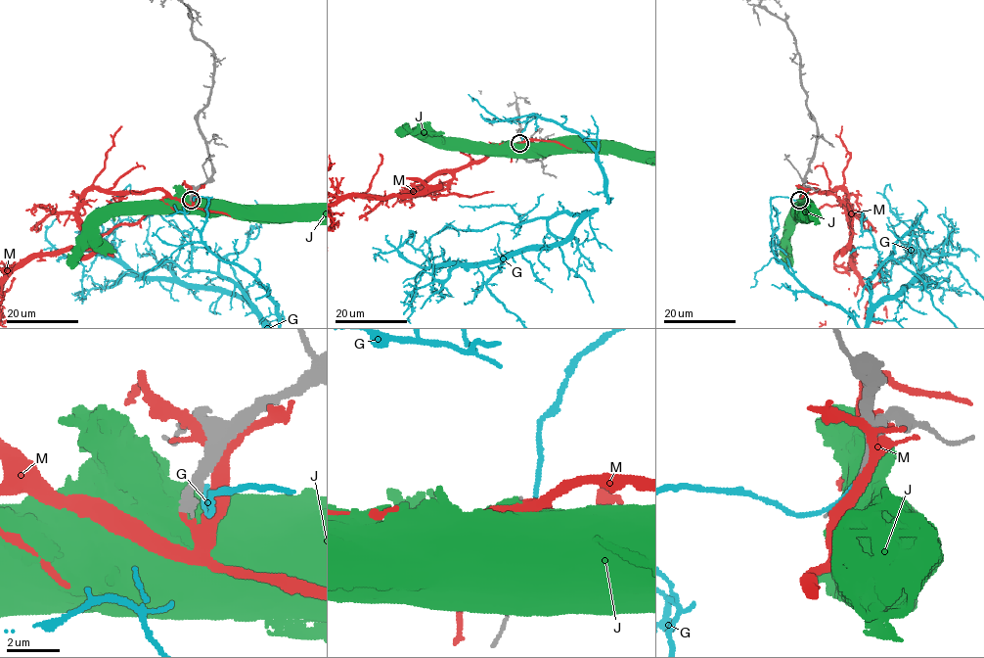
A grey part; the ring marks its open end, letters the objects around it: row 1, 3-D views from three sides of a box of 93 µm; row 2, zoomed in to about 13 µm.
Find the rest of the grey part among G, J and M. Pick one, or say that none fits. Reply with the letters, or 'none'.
none

